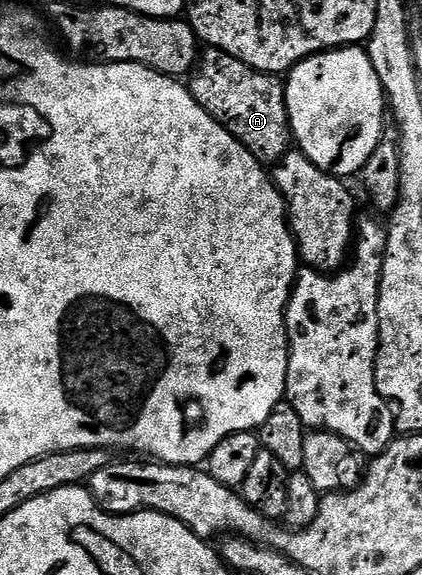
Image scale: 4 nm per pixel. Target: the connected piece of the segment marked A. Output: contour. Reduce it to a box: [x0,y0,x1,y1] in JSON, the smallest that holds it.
[189,48,293,166]

